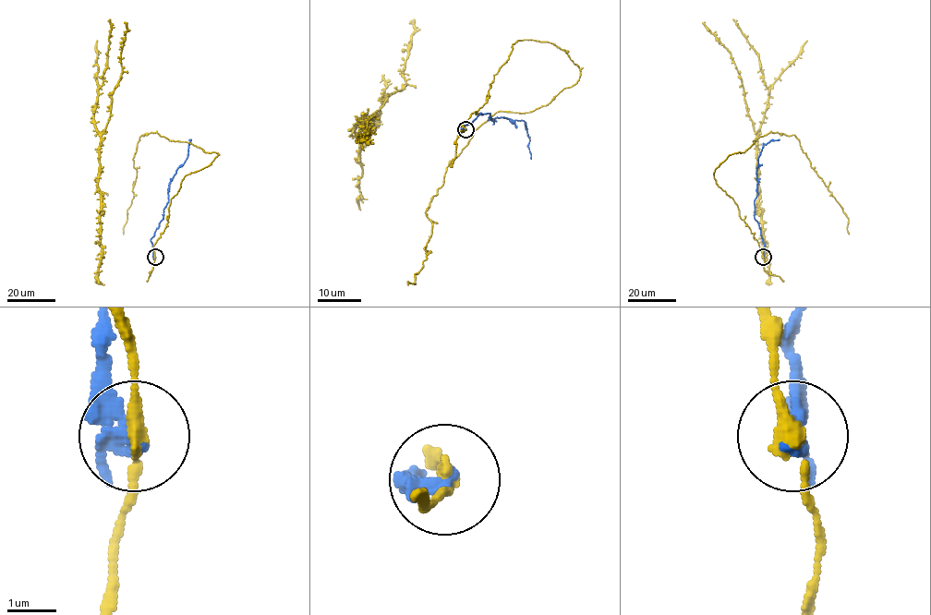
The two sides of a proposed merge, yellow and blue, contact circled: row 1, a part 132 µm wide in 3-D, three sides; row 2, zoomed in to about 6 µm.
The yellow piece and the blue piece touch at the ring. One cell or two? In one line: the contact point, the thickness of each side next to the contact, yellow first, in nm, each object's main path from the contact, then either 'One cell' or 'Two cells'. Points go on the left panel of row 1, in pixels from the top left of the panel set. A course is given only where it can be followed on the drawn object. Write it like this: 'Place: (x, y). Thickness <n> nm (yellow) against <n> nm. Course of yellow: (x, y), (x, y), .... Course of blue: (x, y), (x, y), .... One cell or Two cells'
Place: (155, 257). Thickness 280 nm (yellow) against 280 nm. Course of yellow: (155, 258), (153, 247), (182, 179), (218, 153), (157, 132), (141, 135), (124, 234). Course of blue: (155, 258), (151, 238), (163, 216), (168, 201), (169, 183), (187, 159), (191, 138). Two cells

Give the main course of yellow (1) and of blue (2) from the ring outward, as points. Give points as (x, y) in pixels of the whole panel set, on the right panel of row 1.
1: (763, 258), (737, 205), (713, 174), (729, 155), (744, 152), (770, 132), (794, 135), (848, 218), (849, 234)
2: (763, 258), (765, 245), (754, 216), (757, 195), (756, 172), (763, 146), (779, 138)

